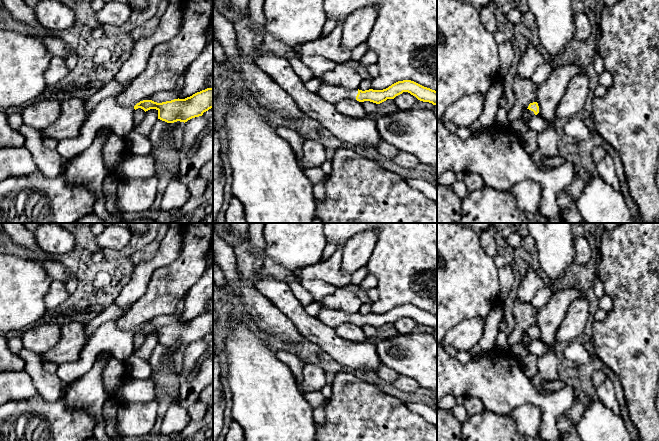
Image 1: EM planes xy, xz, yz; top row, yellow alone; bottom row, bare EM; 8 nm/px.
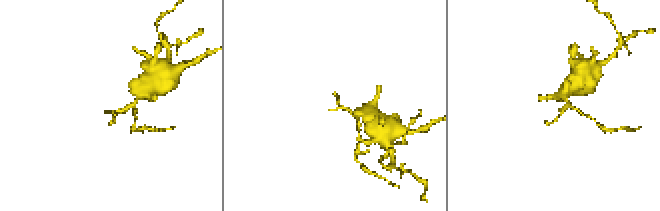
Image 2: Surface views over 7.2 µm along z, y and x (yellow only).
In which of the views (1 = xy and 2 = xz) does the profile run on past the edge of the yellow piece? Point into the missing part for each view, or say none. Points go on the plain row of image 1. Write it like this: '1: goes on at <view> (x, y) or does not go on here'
1: goes on at xy (107, 337)
2: goes on at xz (332, 317)

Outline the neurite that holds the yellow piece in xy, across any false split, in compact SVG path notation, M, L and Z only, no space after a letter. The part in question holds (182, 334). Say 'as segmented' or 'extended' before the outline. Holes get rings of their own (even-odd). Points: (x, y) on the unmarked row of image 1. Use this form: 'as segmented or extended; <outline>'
extended; M207 312L185 323L178 322L162 327L157 327L152 324L143 324L137 327L134 331L120 331L116 327L115 321L107 321L98 327L91 335L78 360L62 364L58 367L56 373L57 376L66 386L70 385L88 372L92 367L93 362L96 360L96 357L101 352L105 351L111 352L115 358L125 361L134 351L133 339L138 332L143 333L145 336L150 333L156 333L158 335L158 343L167 347L174 347L177 345L185 347L192 342L202 340L204 336L213 332L213 312Z

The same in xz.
extended; M411 304L398 305L383 314L359 314L345 313L338 309L322 306L317 318L324 324L335 328L341 323L353 323L359 326L370 325L380 328L387 323L394 323L396 320L408 316L418 324L437 329L437 315L424 311Z

